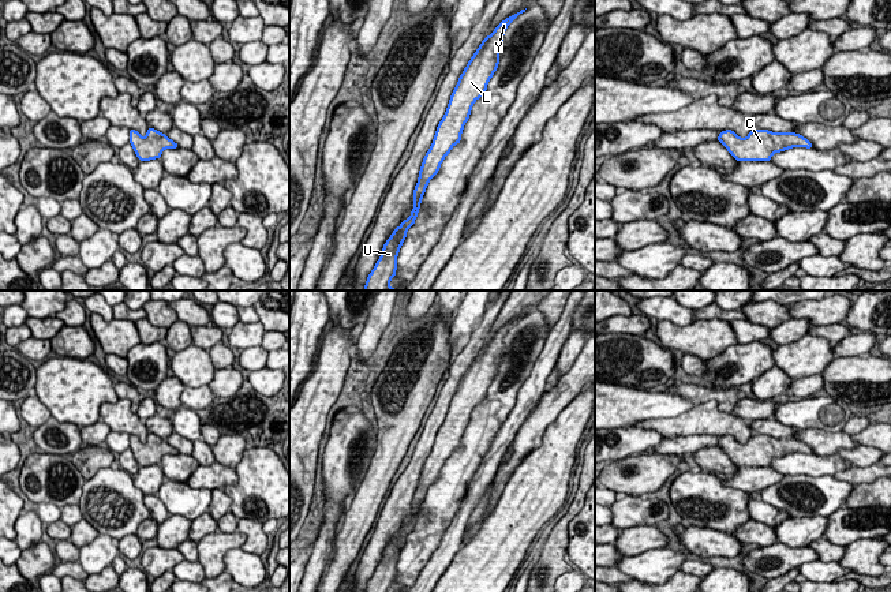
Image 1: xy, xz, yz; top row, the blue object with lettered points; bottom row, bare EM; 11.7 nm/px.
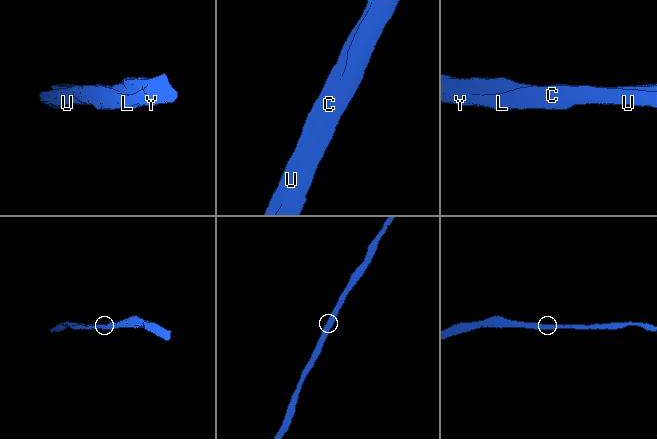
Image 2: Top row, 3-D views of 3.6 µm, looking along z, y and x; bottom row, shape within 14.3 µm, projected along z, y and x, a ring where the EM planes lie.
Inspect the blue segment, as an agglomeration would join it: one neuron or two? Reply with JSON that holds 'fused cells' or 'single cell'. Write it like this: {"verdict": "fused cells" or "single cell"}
{"verdict": "single cell"}

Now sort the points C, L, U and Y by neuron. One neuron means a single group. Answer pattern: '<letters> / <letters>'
C L U Y

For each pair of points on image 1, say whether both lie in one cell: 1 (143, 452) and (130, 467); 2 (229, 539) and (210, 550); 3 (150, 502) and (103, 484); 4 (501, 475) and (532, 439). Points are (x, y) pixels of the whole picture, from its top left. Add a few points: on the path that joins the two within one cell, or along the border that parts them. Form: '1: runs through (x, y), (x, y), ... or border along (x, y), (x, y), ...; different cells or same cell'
1: runs through (138, 454), (130, 461); same cell
2: runs through (225, 542), (214, 546); same cell
3: border along (143, 495), (143, 504), (150, 517); different cells
4: runs through (508, 467), (524, 448); same cell

